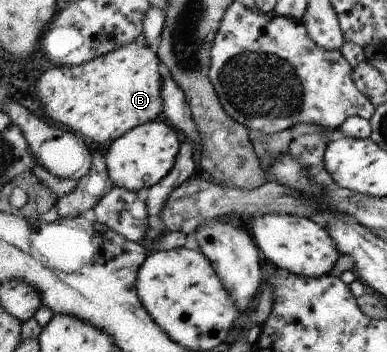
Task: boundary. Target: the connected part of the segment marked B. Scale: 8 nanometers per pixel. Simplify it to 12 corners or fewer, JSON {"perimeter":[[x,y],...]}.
{"perimeter":[[144,36],[54,67],[38,96],[54,120],[108,148],[162,112]]}

